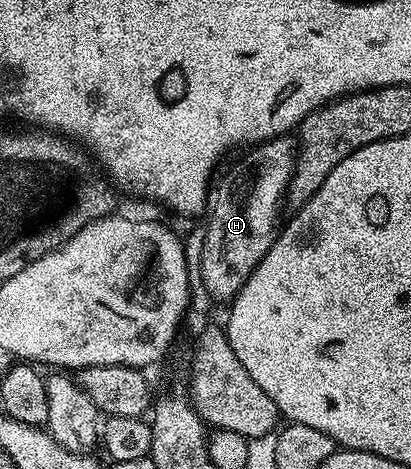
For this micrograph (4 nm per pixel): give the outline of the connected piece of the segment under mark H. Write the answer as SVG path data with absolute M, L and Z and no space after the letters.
M291 135L276 136L272 140L255 145L252 152L245 158L244 164L236 164L214 188L214 199L207 213L208 224L203 225L204 241L202 242L202 258L200 259L200 273L206 290L211 294L213 301L231 302L246 286L250 274L266 258L270 246L278 235L280 220L280 200L287 197L288 186L292 183L292 174L296 171L296 157L298 152L297 141L292 141Z

